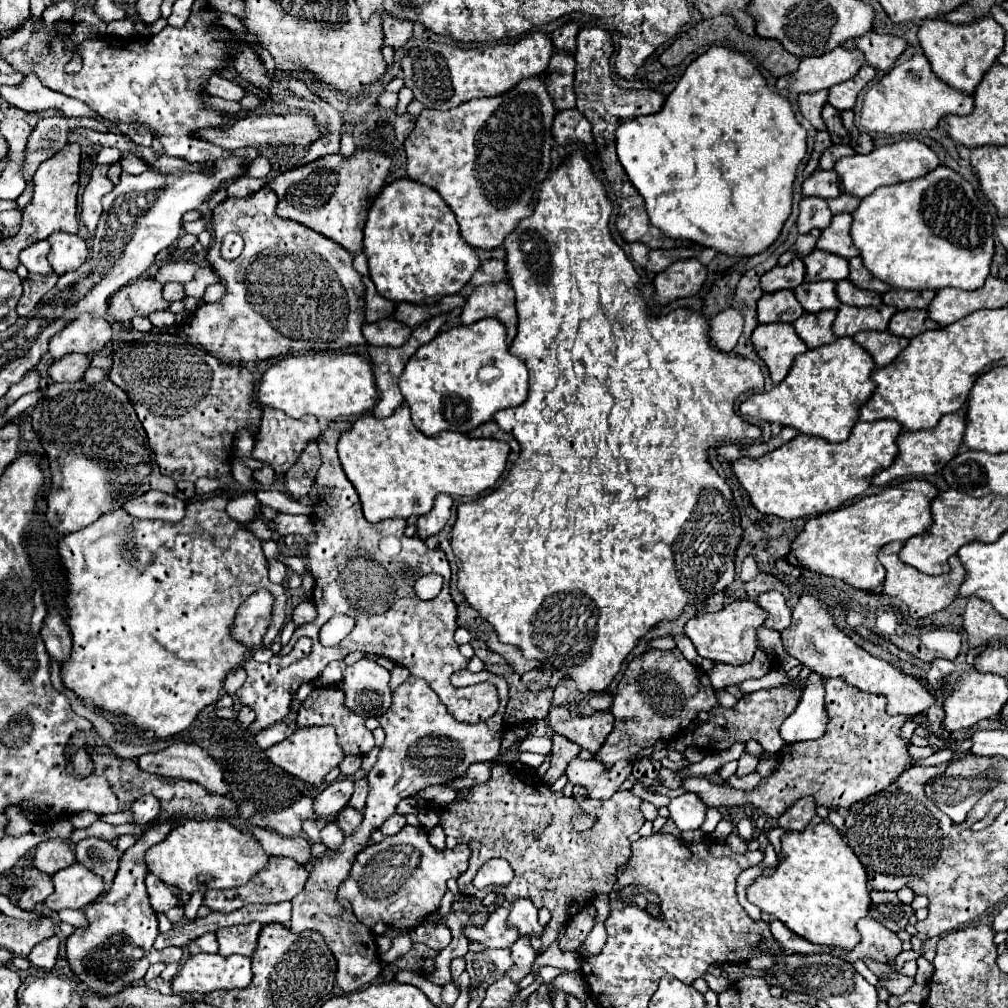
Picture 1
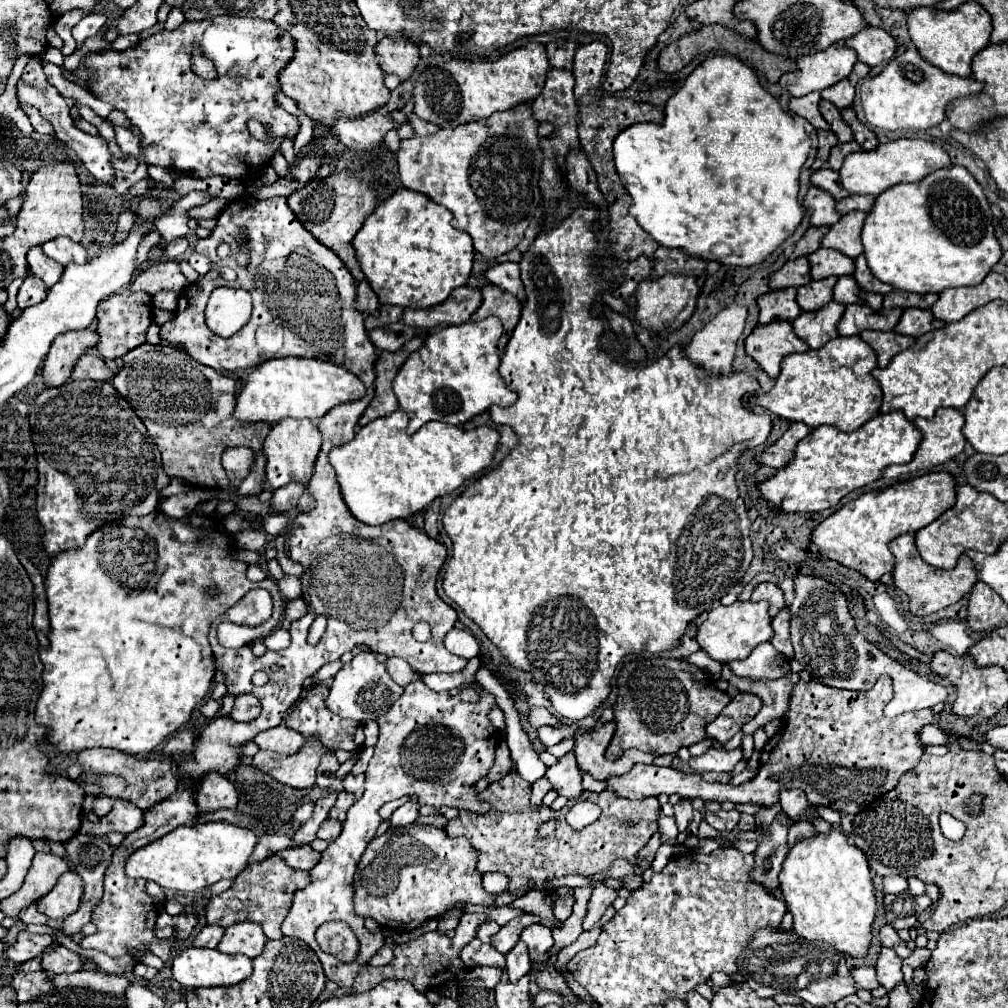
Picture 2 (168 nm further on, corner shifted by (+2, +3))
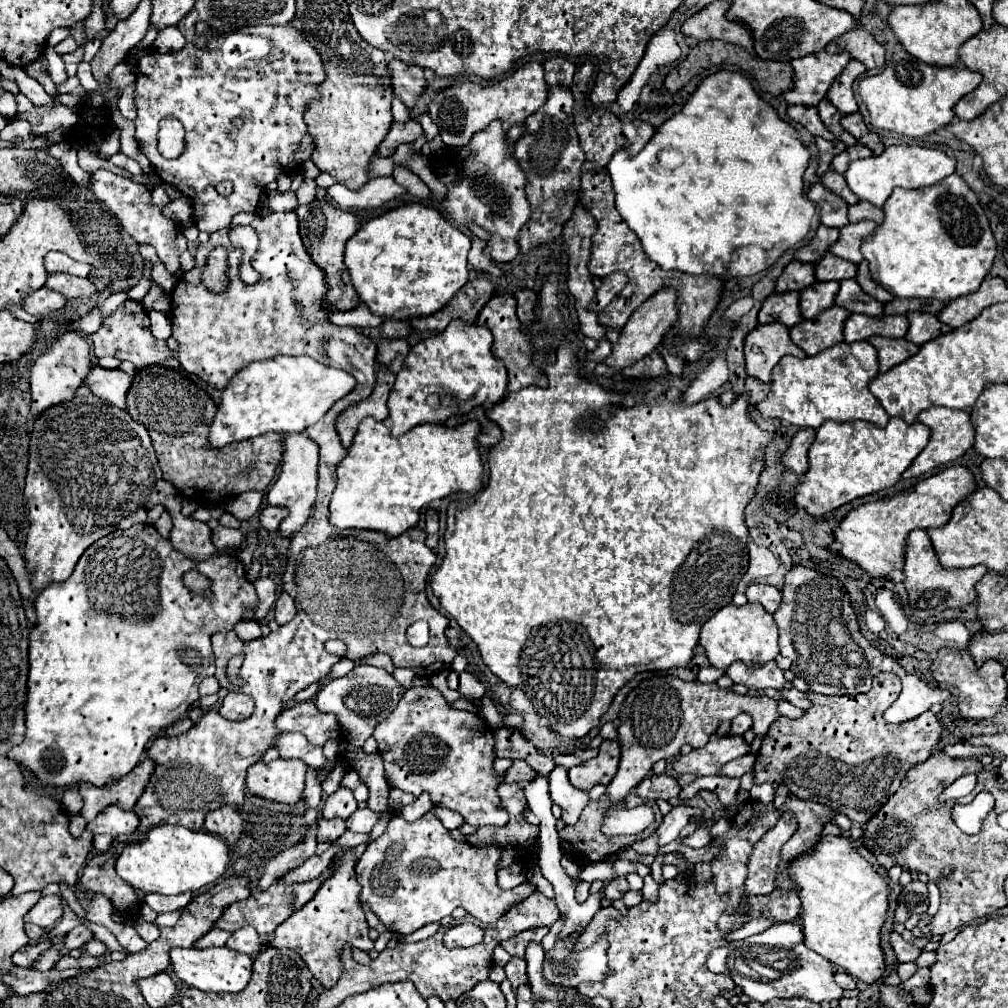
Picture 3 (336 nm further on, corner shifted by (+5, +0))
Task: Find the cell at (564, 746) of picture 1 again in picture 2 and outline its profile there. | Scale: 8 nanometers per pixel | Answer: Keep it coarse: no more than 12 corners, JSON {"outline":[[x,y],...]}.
{"outline":[[568,752],[546,770],[554,790],[566,798],[582,794],[576,754]]}

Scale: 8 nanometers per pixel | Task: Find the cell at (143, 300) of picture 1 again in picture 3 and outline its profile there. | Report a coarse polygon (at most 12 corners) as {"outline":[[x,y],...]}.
{"outline":[[125,301],[91,335],[97,359],[139,369],[165,365],[167,343],[151,335],[147,311]]}

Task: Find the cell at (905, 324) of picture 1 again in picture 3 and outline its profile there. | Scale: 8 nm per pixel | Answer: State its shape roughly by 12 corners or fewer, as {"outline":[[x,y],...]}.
{"outline":[[909,313],[905,339],[915,345],[951,331],[935,315]]}

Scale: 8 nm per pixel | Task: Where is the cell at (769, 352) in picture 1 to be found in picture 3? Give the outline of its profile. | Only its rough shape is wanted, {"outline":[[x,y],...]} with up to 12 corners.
{"outline":[[757,325],[745,339],[747,373],[763,383],[785,355],[807,357],[789,327]]}

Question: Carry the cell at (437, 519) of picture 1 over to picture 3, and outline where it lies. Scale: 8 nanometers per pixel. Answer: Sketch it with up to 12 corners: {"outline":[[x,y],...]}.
{"outline":[[433,509],[427,511],[425,527],[429,537],[439,531],[439,517]]}

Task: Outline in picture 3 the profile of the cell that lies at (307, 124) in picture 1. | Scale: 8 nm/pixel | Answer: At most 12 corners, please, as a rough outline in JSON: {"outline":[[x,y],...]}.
{"outline":[[417,121],[393,123],[381,143],[379,155],[391,157],[403,143],[413,143],[421,133]]}

